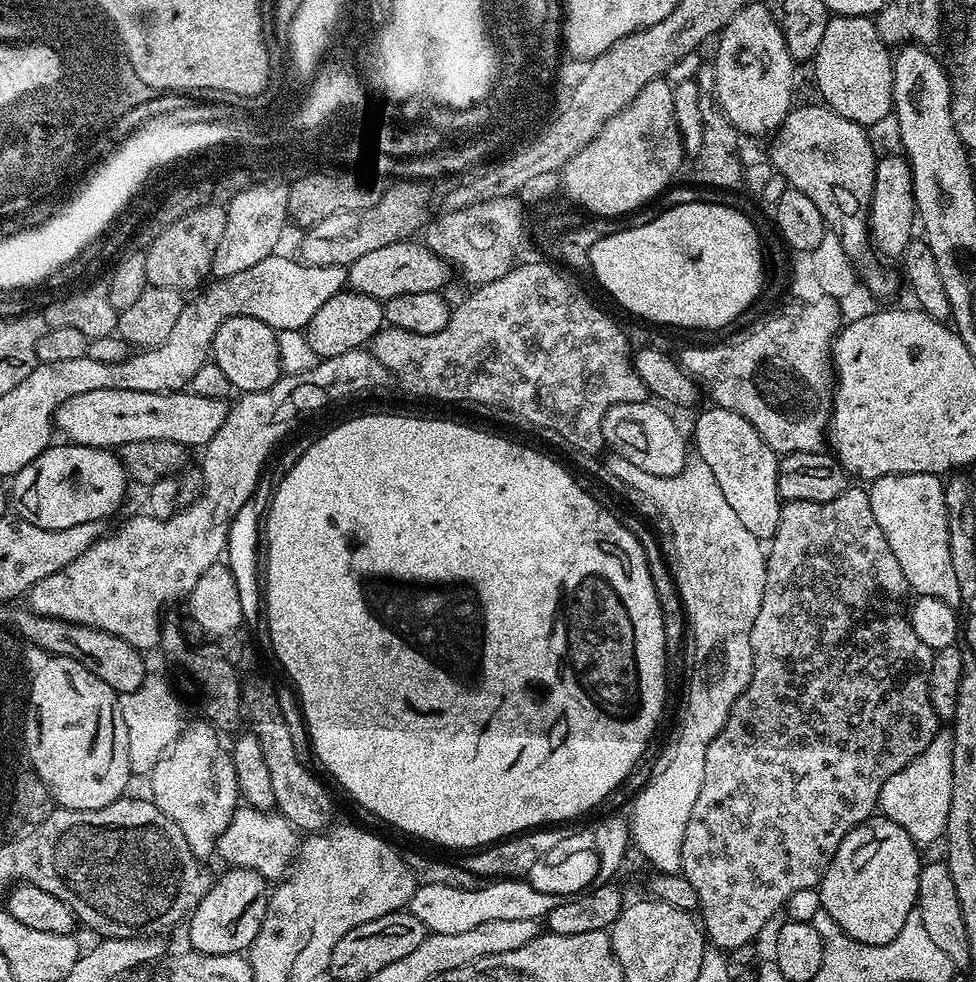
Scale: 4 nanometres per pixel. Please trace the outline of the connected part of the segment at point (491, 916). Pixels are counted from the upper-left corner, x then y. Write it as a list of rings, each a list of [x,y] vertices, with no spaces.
[[[497,878],[482,886],[482,890],[454,890],[454,886],[421,883],[410,898],[407,911],[418,918],[429,933],[459,934],[462,930],[471,930],[473,926],[494,922],[498,918],[540,920],[566,899],[565,893],[543,892],[528,882],[524,878]]]

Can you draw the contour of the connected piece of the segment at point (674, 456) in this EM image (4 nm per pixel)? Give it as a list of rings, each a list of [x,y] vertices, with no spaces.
[[[656,402],[615,404],[610,410],[606,410],[598,429],[599,435],[603,443],[605,440],[612,447],[611,451],[615,455],[626,458],[626,462],[634,462],[638,470],[646,470],[646,474],[673,476],[681,472],[688,463],[690,448],[686,443],[685,433],[684,436],[680,433],[679,426],[663,410],[665,411]]]

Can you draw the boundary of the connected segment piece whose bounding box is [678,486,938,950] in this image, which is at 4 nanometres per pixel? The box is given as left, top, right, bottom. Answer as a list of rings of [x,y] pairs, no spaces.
[[[849,486],[844,489],[844,493],[841,496],[834,498],[830,502],[783,501],[780,505],[778,530],[770,541],[770,547],[766,552],[766,559],[768,562],[766,590],[762,594],[762,606],[758,606],[758,618],[754,618],[754,626],[750,630],[752,680],[746,686],[744,693],[732,703],[732,709],[726,718],[724,728],[712,739],[710,746],[706,750],[706,770],[702,774],[702,790],[698,794],[698,799],[694,802],[694,810],[690,810],[690,822],[686,822],[686,838],[682,838],[682,854],[678,857],[679,871],[689,880],[691,886],[694,886],[694,891],[697,894],[698,920],[702,925],[707,943],[717,950],[746,947],[767,926],[768,919],[779,908],[781,911],[787,905],[788,899],[791,896],[798,894],[798,890],[816,888],[824,876],[824,871],[830,866],[830,862],[834,858],[842,838],[846,838],[846,834],[850,834],[850,830],[854,830],[862,821],[869,819],[877,811],[880,802],[880,791],[886,782],[886,778],[890,778],[890,774],[898,774],[898,770],[902,770],[915,756],[922,754],[922,750],[926,750],[926,746],[930,746],[930,742],[938,731],[938,717],[934,706],[930,702],[930,670],[932,669],[934,650],[930,646],[926,646],[926,642],[922,642],[922,638],[918,638],[918,634],[914,634],[911,619],[905,613],[904,616],[900,613],[899,600],[903,598],[904,592],[907,593],[909,591],[909,586],[902,574],[902,566],[898,566],[898,558],[894,558],[894,550],[890,550],[890,542],[886,542],[886,538],[882,534],[882,526],[878,526],[878,518],[874,518],[874,510],[870,506],[870,498],[867,491],[863,487],[860,489],[855,488],[855,486]]]

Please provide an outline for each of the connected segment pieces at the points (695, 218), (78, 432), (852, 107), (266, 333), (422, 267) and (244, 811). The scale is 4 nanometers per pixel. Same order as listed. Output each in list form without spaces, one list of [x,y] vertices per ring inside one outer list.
[[[691,201],[684,205],[674,205],[673,208],[665,208],[657,211],[652,220],[642,226],[634,226],[630,230],[622,230],[618,234],[601,236],[594,242],[594,246],[589,250],[587,267],[592,267],[592,272],[596,275],[596,280],[625,308],[628,312],[633,312],[636,316],[641,316],[644,320],[653,320],[656,324],[673,324],[682,330],[689,329],[715,329],[724,330],[728,322],[732,322],[738,314],[750,307],[760,296],[766,283],[766,256],[761,249],[760,236],[756,228],[752,225],[752,217],[745,215],[737,209],[732,209],[724,204],[712,205],[704,204],[702,201]]]
[[[99,388],[98,390],[86,390],[86,394],[74,394],[74,398],[66,398],[66,402],[62,402],[56,411],[54,421],[55,427],[64,436],[69,436],[73,445],[82,448],[107,448],[109,450],[118,450],[122,446],[126,446],[130,442],[150,442],[151,440],[172,440],[175,444],[183,444],[185,446],[203,446],[210,442],[210,438],[214,438],[214,434],[218,434],[218,430],[222,430],[222,424],[226,422],[229,405],[224,400],[218,398],[202,398],[198,393],[191,390],[181,390],[179,392],[143,392],[142,390],[114,390],[113,388]]]
[[[833,15],[826,26],[826,34],[822,34],[822,42],[818,46],[810,67],[816,75],[816,88],[820,91],[819,99],[833,112],[842,118],[852,120],[856,124],[871,126],[879,120],[893,115],[892,107],[892,61],[893,53],[889,45],[880,41],[875,19],[867,16]]]
[[[235,316],[218,326],[210,356],[237,393],[266,390],[282,379],[276,333],[275,328],[266,326],[266,322],[253,316]]]
[[[405,238],[390,246],[378,246],[378,250],[362,254],[362,258],[347,265],[347,287],[381,302],[398,294],[426,294],[444,290],[448,284],[448,271],[450,272],[448,261],[434,255],[423,243],[411,244],[412,242]]]
[[[240,806],[237,808],[233,817],[230,818],[229,825],[226,826],[225,832],[221,834],[216,843],[215,851],[218,856],[225,860],[225,865],[234,868],[245,868],[254,870],[259,876],[264,877],[269,882],[279,882],[288,875],[298,851],[298,832],[292,827],[292,823],[284,816],[277,814],[275,811],[263,812],[257,808]]]

